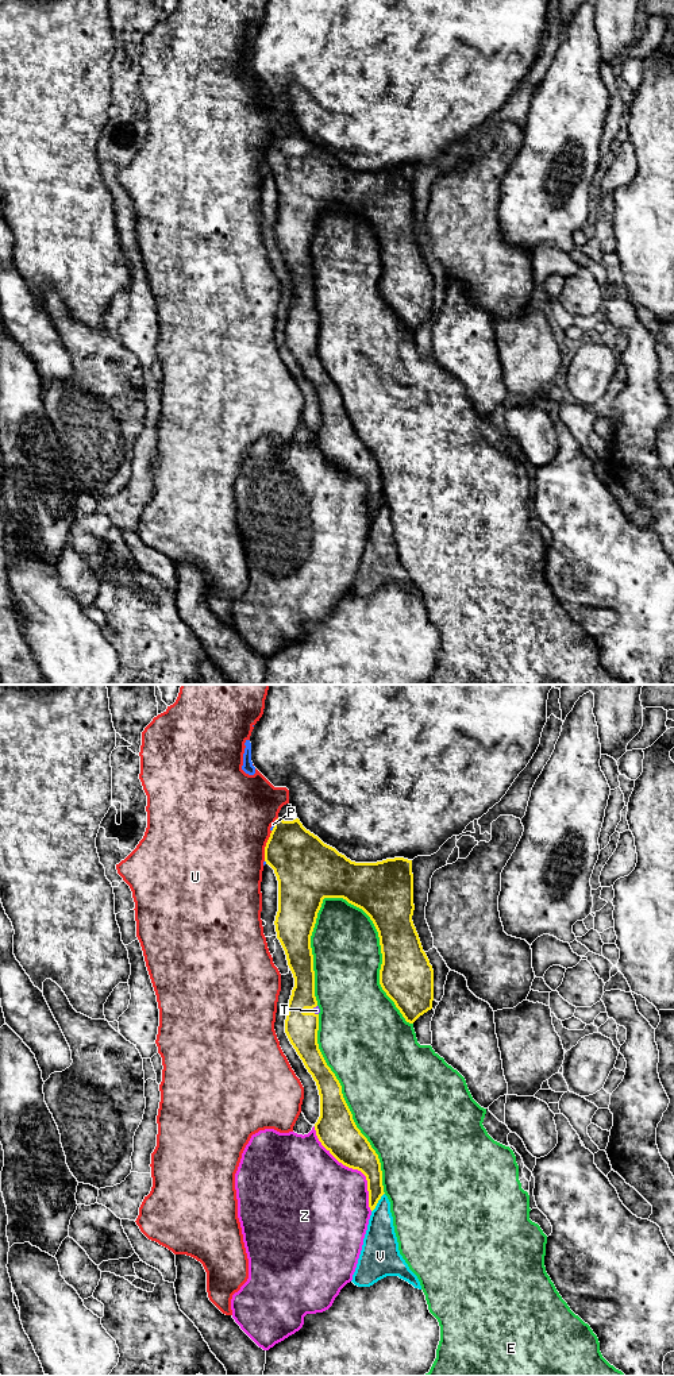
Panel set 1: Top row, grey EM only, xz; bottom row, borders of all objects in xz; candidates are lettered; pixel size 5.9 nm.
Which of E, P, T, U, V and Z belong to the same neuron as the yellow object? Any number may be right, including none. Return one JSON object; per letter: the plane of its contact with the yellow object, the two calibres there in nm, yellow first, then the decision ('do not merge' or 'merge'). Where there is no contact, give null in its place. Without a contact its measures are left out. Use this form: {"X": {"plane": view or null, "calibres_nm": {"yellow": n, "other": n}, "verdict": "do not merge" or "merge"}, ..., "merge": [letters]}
{"E": {"plane": "xz", "calibres_nm": {"yellow": 320, "other": 400}, "verdict": "do not merge"}, "P": {"plane": "xz", "calibres_nm": {"yellow": 340, "other": 20}, "verdict": "do not merge"}, "T": {"plane": "xz", "calibres_nm": {"yellow": 190, "other": 50}, "verdict": "merge"}, "U": {"plane": "xz", "calibres_nm": {"yellow": 360, "other": 480}, "verdict": "do not merge"}, "V": {"plane": "xz", "calibres_nm": {"yellow": 140, "other": 200}, "verdict": "do not merge"}, "Z": {"plane": "xz", "calibres_nm": {"yellow": 240, "other": 480}, "verdict": "do not merge"}, "merge": ["T"]}

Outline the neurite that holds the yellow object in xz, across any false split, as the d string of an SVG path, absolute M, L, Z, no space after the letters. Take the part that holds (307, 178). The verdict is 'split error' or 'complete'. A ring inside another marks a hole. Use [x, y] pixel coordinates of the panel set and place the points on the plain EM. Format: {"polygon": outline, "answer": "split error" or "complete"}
{"polygon": "M277 127L265 155L265 170L274 178L278 189L278 220L274 234L294 286L285 342L319 398L320 425L315 432L316 444L339 471L366 485L369 516L373 520L385 502L381 471L367 447L357 436L343 406L342 394L319 358L320 317L315 305L311 244L324 207L343 207L362 217L373 230L380 246L382 262L380 293L405 329L413 332L432 317L434 278L412 230L415 219L412 169L394 166L377 171L355 171L307 139L299 127L293 130Z", "answer": "split error"}

